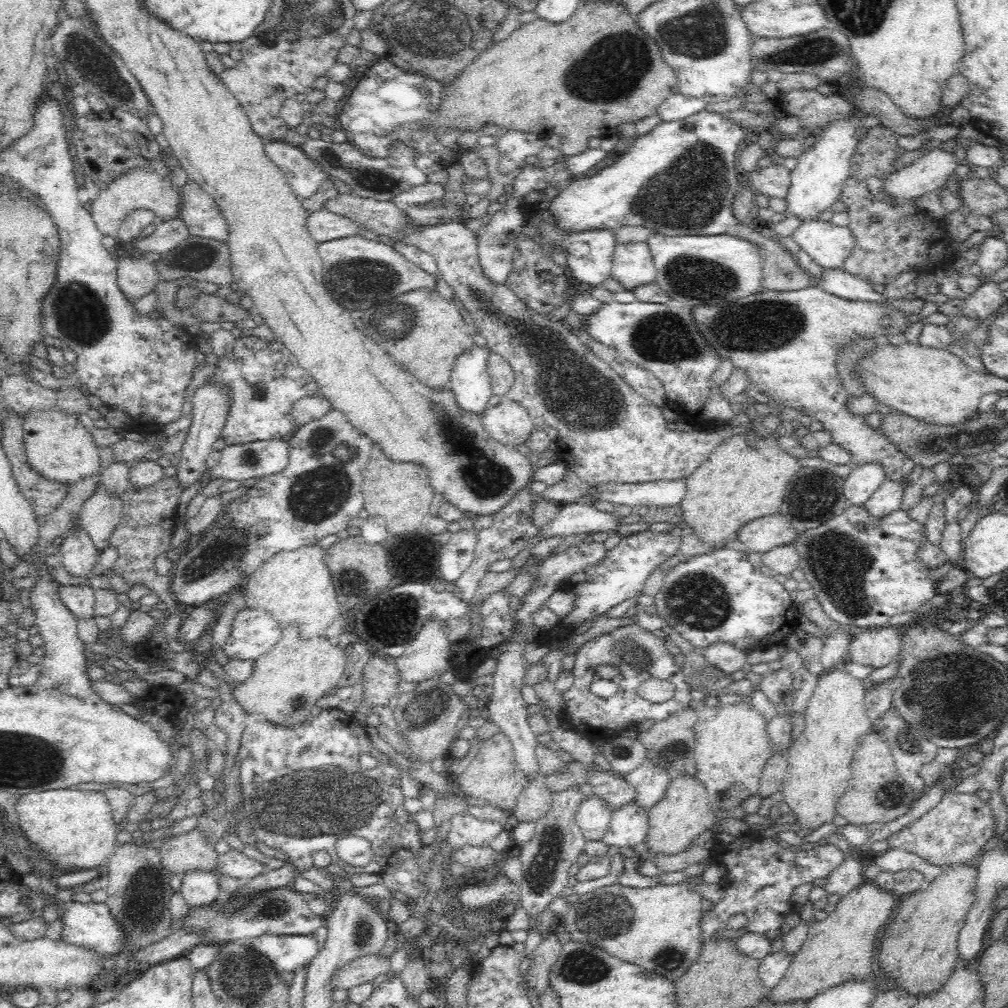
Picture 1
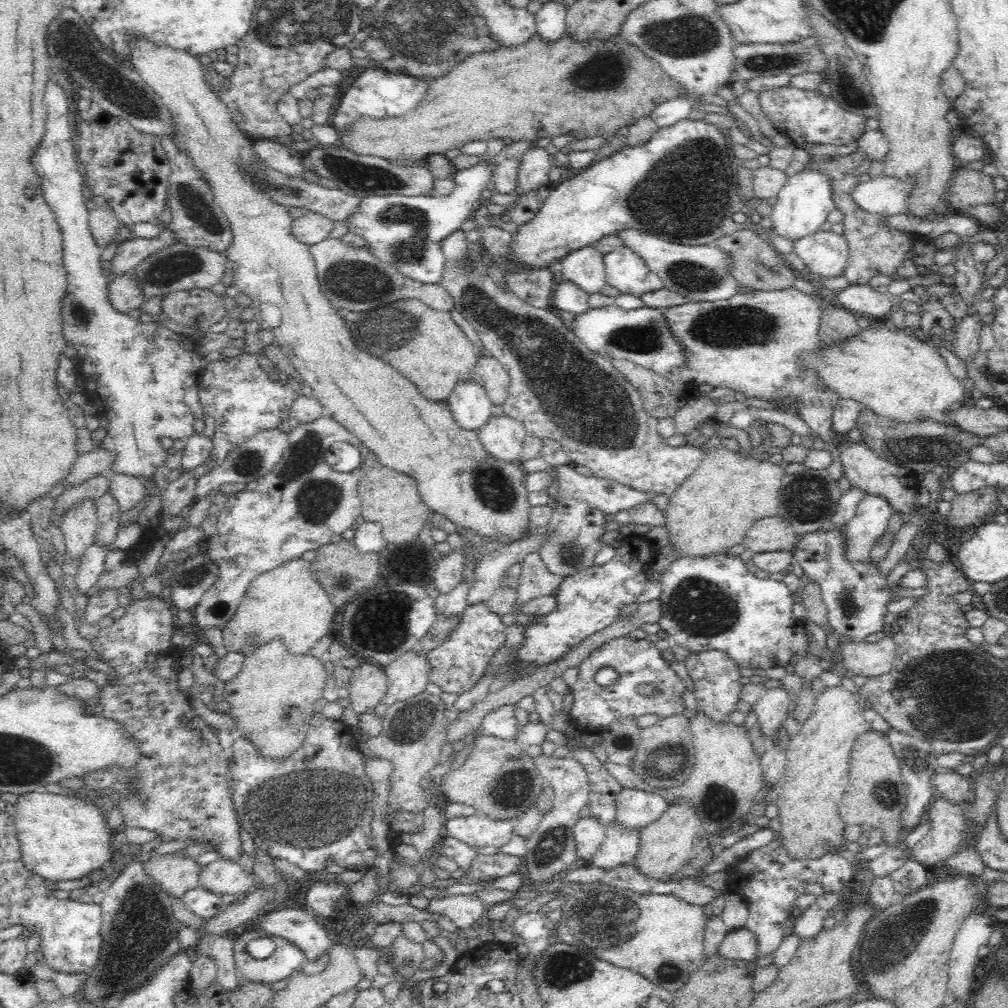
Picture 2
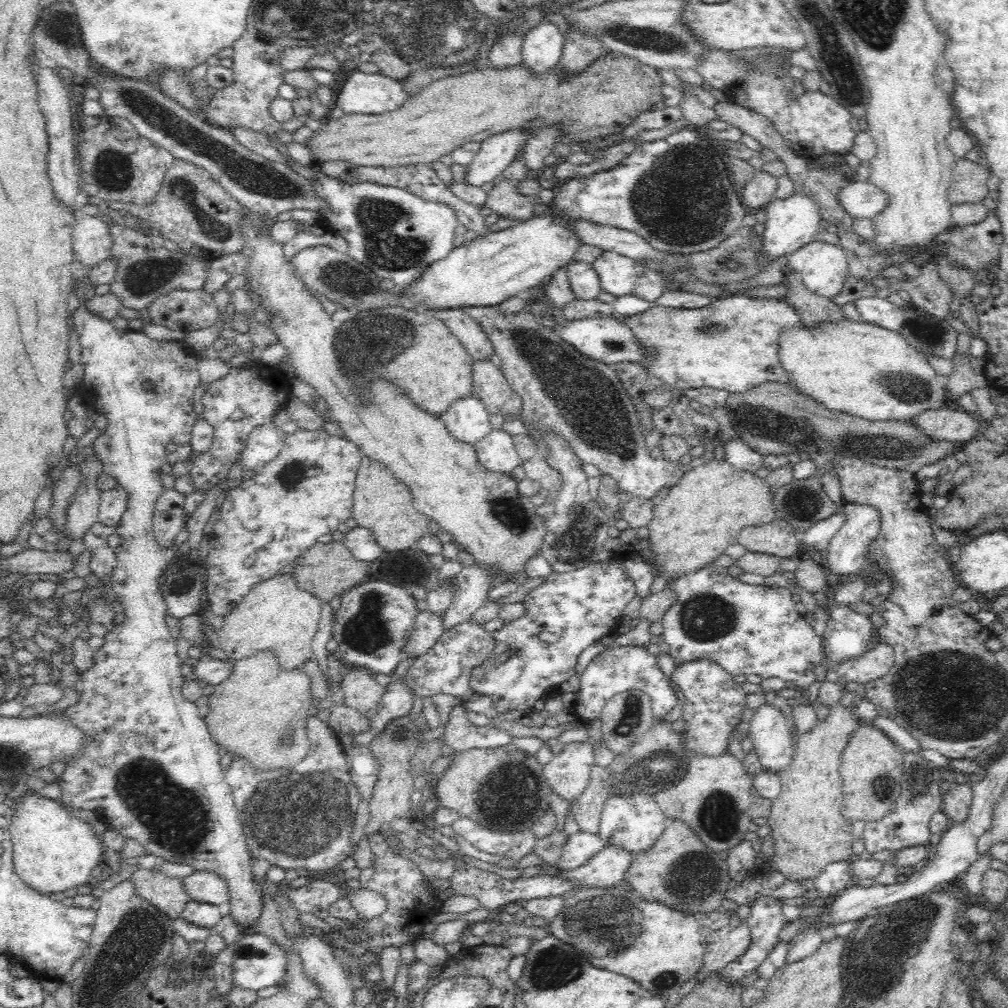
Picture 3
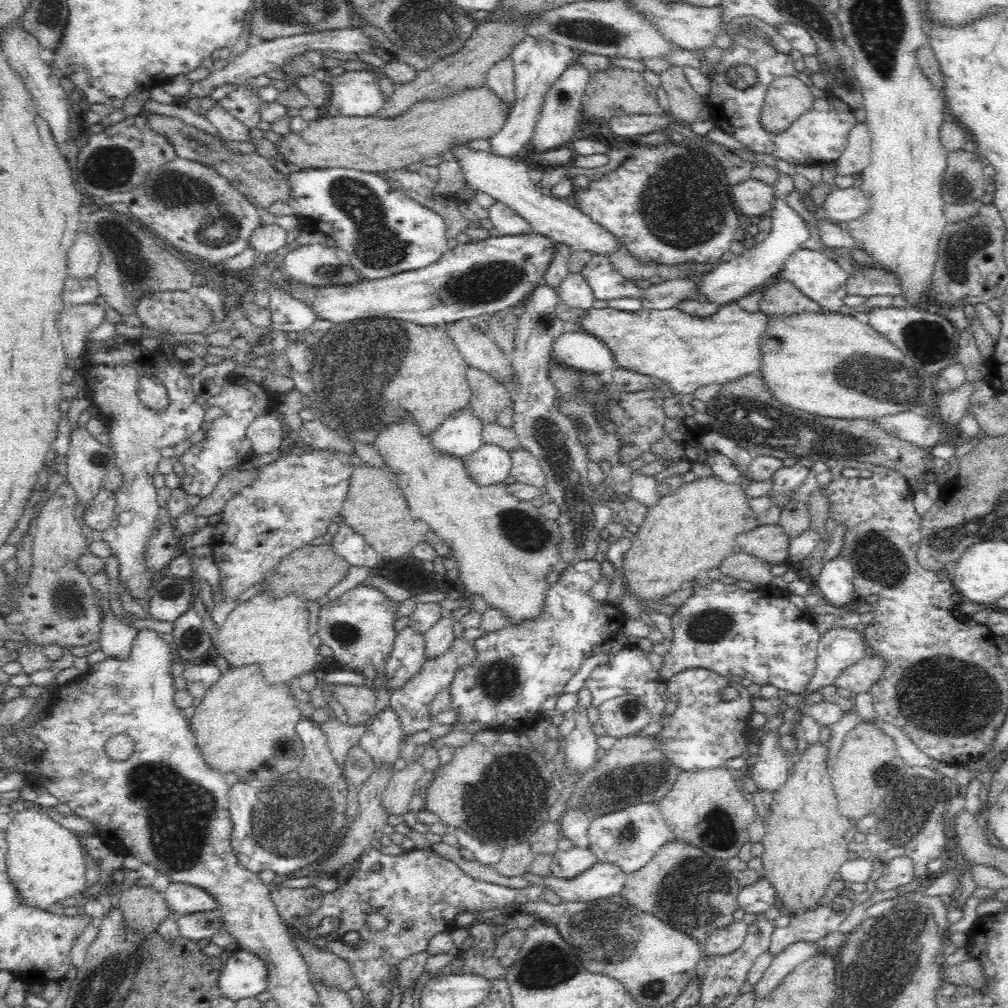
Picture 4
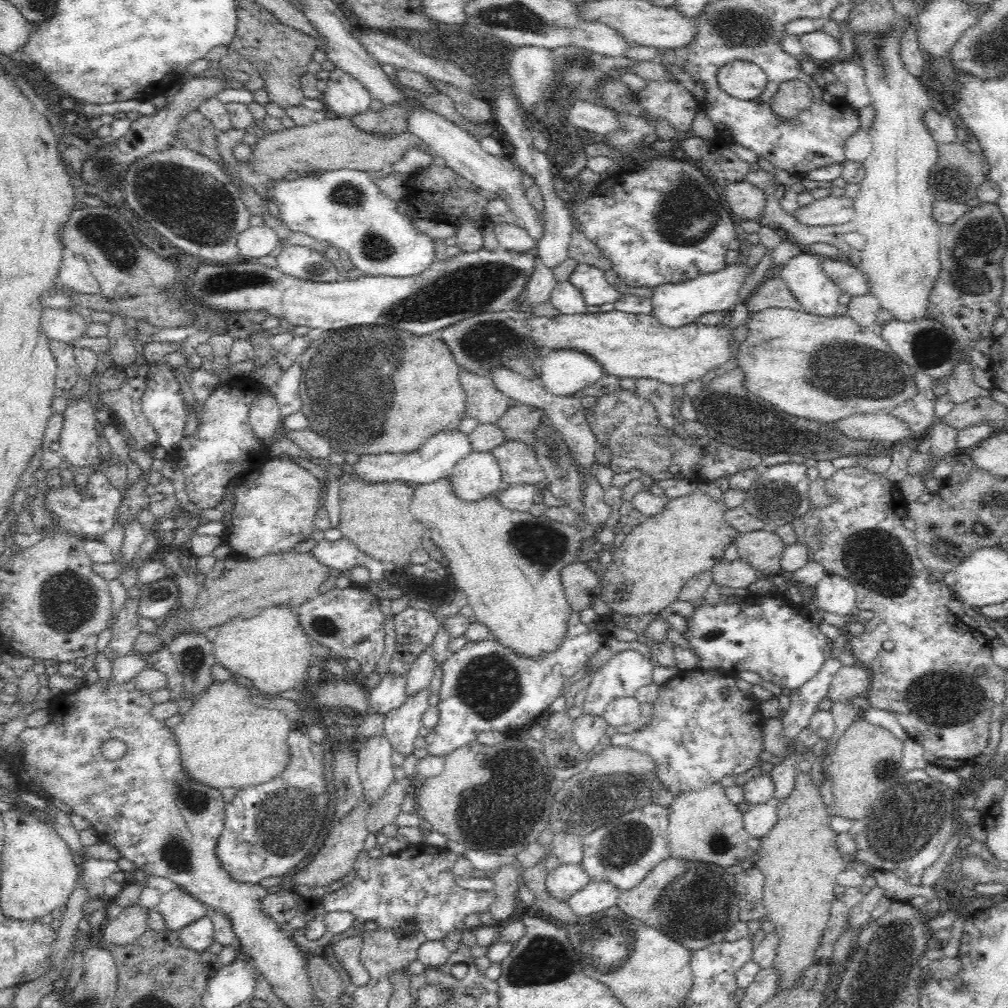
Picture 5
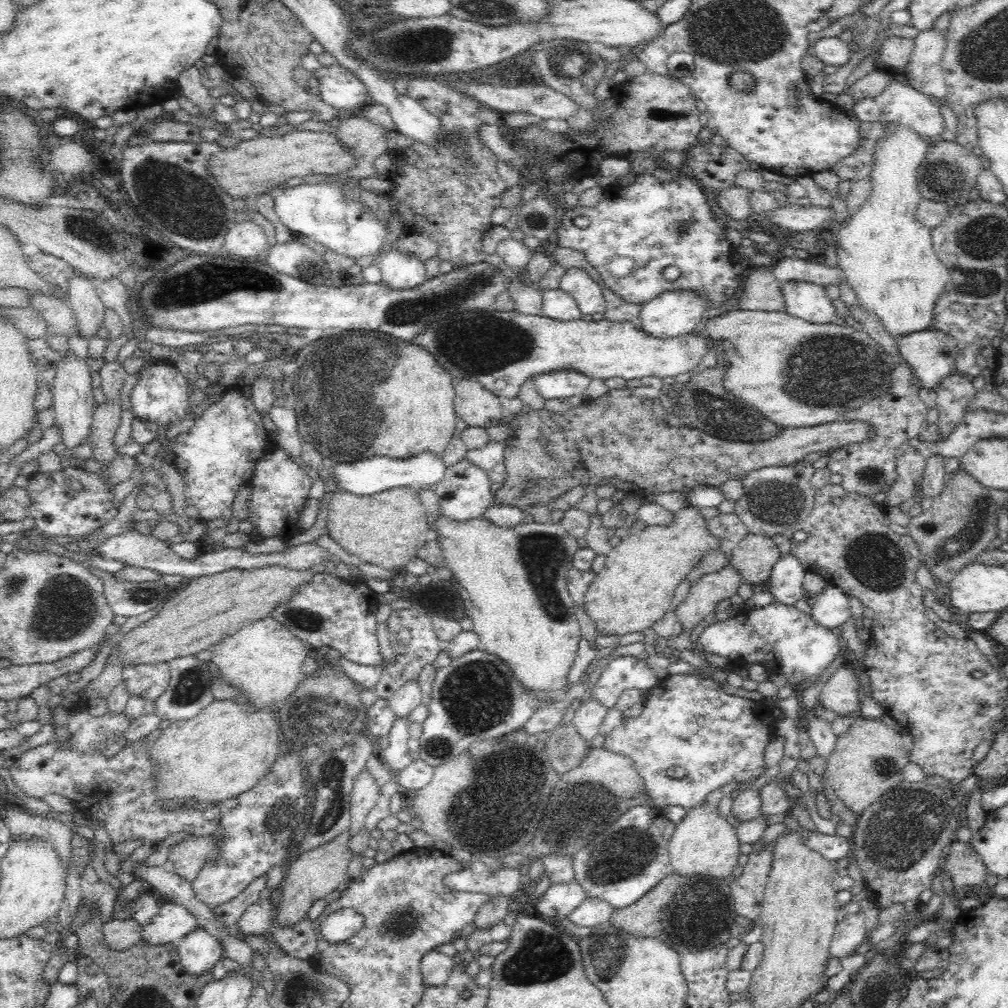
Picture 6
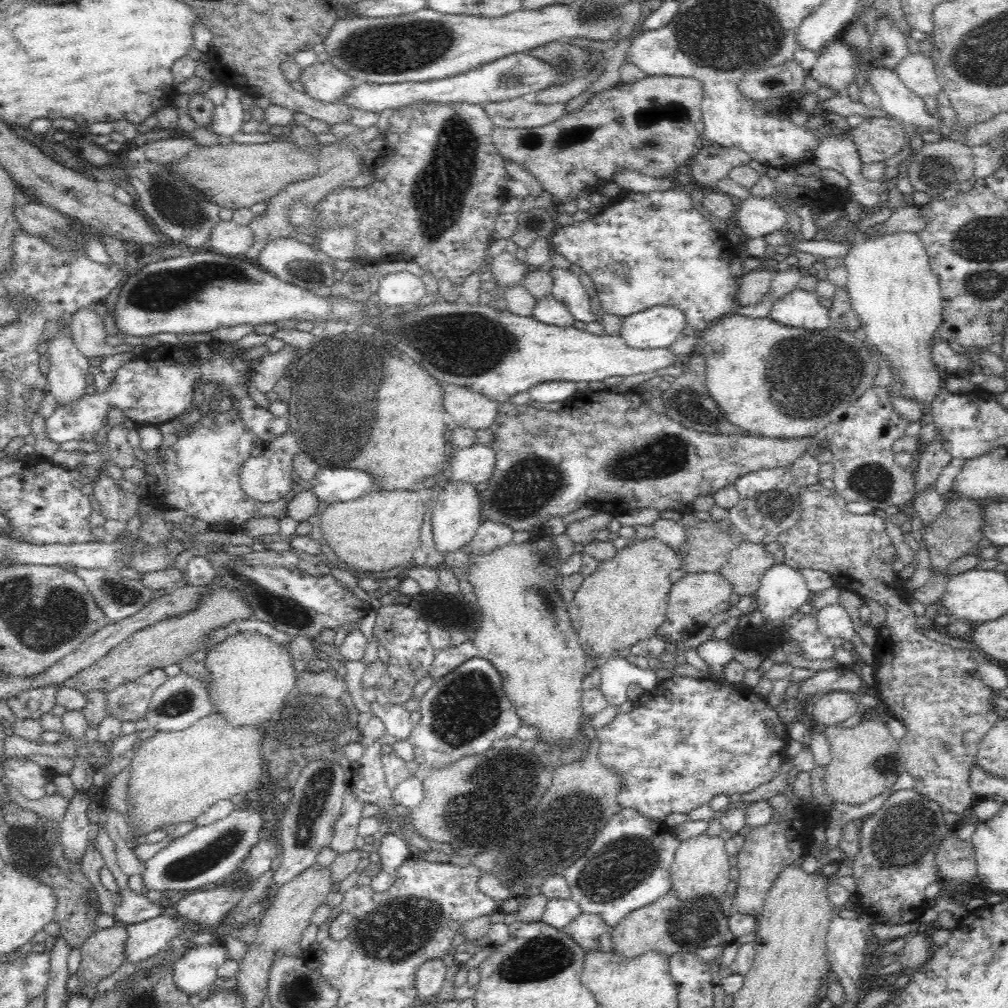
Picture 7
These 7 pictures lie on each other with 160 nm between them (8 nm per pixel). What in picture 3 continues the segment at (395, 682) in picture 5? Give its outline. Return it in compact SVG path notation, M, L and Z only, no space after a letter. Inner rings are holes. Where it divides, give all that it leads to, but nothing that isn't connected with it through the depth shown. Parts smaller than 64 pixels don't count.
M425 608L416 615L414 630L408 637L406 646L402 648L402 658L418 659L434 647L446 630L444 613L432 612L429 608Z

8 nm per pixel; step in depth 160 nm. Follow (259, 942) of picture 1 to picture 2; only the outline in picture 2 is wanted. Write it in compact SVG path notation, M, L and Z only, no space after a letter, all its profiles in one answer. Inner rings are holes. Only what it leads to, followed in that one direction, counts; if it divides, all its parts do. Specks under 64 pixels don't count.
M246 929L235 933L235 966L241 979L272 986L283 978L287 979L306 962L305 954L299 946L281 936L274 935L270 935L270 938L276 942L274 952L268 958L256 961L256 958L252 958L248 953L246 946L250 940L254 940L259 935L258 931Z

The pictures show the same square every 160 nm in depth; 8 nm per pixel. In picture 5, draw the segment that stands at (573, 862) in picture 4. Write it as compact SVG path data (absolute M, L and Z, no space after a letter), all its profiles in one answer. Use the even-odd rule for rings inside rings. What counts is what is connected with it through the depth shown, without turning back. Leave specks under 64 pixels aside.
M558 861L556 868L548 871L545 880L548 892L562 903L568 896L572 896L576 890L586 886L588 882L590 882L590 875L581 862L564 864Z

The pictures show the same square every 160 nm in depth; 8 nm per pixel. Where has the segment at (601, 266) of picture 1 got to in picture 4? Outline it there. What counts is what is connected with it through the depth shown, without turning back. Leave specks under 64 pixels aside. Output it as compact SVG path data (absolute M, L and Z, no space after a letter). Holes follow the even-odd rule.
M569 272L557 286L557 295L566 306L576 309L593 308L595 300L592 287L581 272Z

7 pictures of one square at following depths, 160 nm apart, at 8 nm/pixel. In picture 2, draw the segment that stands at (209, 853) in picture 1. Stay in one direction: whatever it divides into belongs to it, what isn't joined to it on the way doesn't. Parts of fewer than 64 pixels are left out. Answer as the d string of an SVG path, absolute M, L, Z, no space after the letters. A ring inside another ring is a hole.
M184 849L178 852L152 854L144 861L144 870L149 877L155 878L157 884L163 886L173 898L181 898L184 892L199 885L199 874L202 865L184 854Z

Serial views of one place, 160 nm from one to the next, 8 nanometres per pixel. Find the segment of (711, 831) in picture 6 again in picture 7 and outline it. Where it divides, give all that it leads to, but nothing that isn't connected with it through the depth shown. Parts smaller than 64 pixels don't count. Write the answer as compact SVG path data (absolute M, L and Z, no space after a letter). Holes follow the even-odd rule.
M707 830L696 836L680 840L673 855L669 875L671 888L676 891L677 897L684 902L700 898L700 896L711 896L712 898L723 898L726 886L730 879L729 854L725 849L726 841L720 835L709 835Z

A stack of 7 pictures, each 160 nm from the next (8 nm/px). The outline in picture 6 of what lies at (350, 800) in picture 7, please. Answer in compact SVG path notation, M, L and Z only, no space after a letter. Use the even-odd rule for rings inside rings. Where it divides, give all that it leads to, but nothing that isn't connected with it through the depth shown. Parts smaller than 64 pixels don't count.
M366 766L353 780L352 802L350 807L351 823L350 834L354 835L365 828L364 821L370 810L376 806L381 796L381 787L371 775Z

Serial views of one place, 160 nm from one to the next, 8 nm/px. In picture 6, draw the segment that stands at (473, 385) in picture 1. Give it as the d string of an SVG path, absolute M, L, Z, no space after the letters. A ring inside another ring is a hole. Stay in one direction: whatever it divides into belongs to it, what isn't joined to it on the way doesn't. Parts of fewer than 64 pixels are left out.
M424 450L411 458L394 458L392 456L376 456L363 458L352 462L336 462L333 466L333 476L338 480L339 488L352 494L366 496L396 487L432 487L445 473L442 454L434 454Z

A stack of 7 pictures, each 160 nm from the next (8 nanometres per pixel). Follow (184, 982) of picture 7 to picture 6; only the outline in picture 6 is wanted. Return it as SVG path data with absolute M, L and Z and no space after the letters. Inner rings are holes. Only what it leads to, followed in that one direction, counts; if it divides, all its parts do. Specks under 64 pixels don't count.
M202 926L188 932L176 945L182 966L192 976L210 970L225 952L221 941L208 934Z

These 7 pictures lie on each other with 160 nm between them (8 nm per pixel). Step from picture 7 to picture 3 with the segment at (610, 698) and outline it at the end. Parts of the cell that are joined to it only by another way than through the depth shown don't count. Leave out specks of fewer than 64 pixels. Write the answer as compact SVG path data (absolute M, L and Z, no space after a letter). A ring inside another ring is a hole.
M608 646L585 667L580 676L579 690L575 693L572 713L575 720L590 724L599 719L603 706L618 693L638 689L650 697L650 709L656 719L662 719L674 707L680 706L681 695L671 681L671 677L662 672L657 664L657 657L647 651L646 646Z

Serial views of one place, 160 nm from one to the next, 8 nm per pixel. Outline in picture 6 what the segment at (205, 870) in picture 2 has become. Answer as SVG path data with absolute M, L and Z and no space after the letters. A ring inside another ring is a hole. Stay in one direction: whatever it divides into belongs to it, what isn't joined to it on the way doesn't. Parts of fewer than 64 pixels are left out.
M165 898L159 903L158 914L143 926L141 940L143 945L177 943L198 926L197 918L187 908Z

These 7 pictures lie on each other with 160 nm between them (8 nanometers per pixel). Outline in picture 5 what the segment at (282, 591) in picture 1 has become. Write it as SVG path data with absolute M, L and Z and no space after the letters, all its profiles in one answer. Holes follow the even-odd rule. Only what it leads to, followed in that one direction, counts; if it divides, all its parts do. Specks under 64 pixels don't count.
M286 604L270 606L250 618L234 616L228 618L224 624L219 625L219 631L213 641L216 663L226 667L234 674L240 674L244 678L250 678L254 682L254 692L266 697L278 696L280 692L290 690L297 686L307 685L308 668L315 663L311 639L304 632L299 623L299 613L296 608Z

